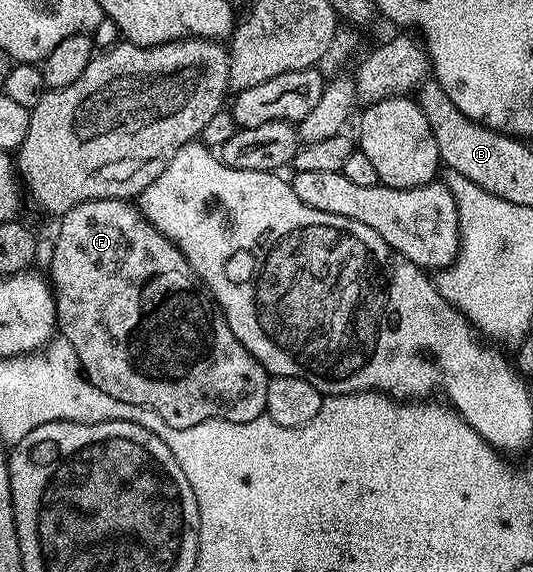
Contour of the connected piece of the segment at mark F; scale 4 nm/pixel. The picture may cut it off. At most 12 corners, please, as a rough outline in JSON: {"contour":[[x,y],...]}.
{"contour":[[123,198],[60,215],[57,330],[171,428],[265,414],[270,375]]}

